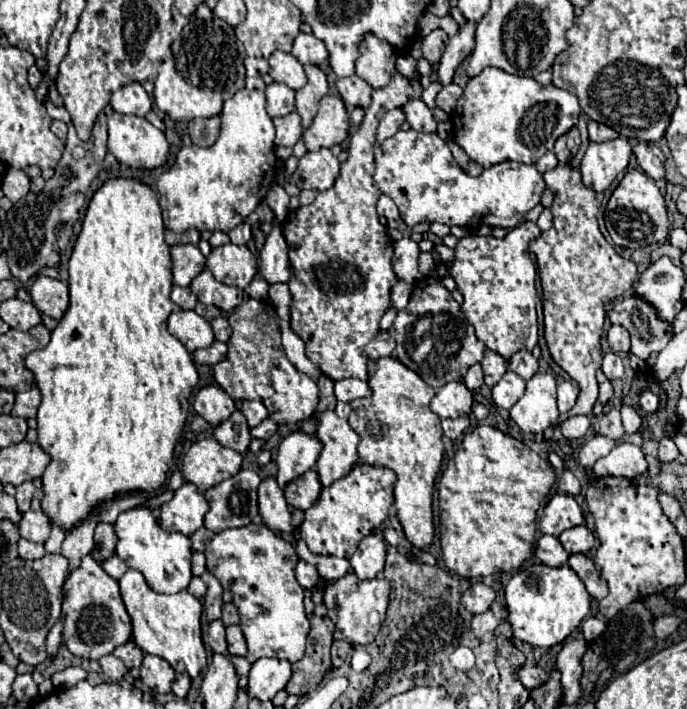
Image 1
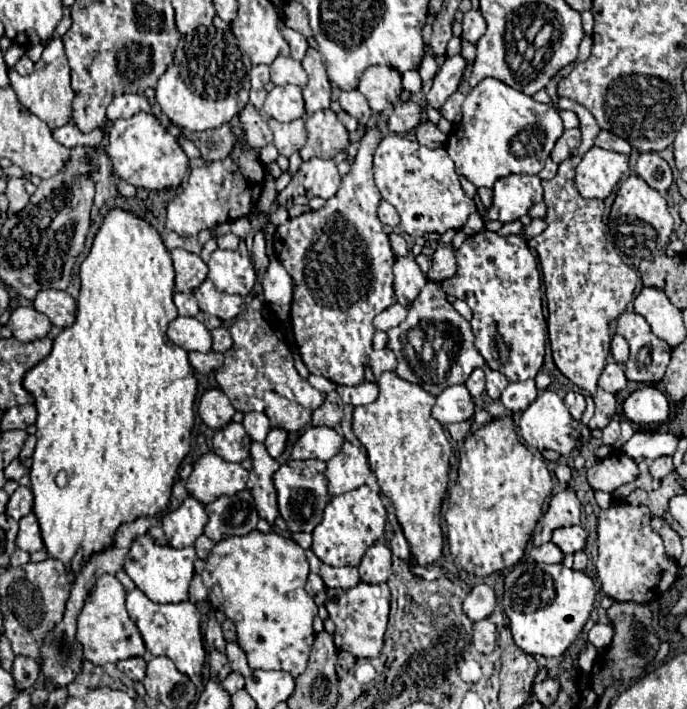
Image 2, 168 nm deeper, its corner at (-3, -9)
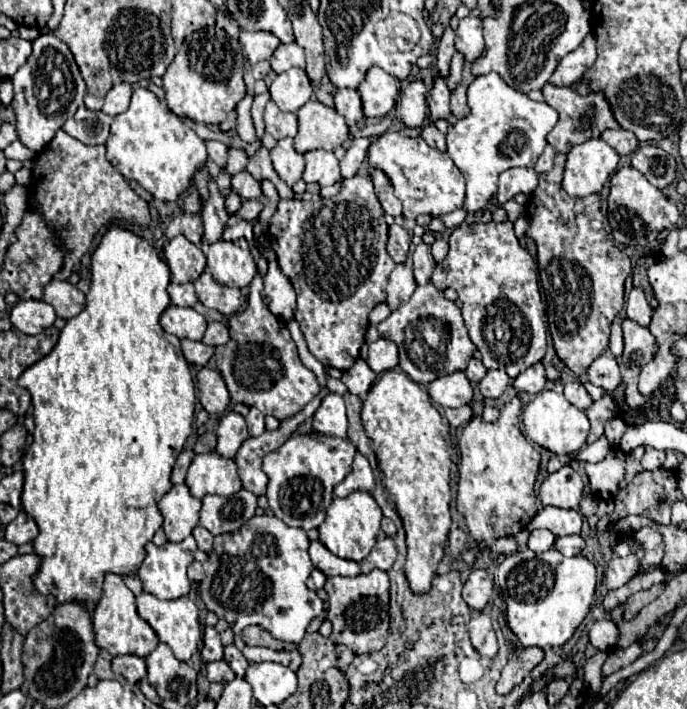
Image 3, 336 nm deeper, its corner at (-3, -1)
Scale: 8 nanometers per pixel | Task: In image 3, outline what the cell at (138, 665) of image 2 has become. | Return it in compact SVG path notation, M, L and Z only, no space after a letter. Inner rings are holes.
M119 655L113 659L113 673L125 677L127 683L135 685L147 677L145 659L137 657L137 655Z

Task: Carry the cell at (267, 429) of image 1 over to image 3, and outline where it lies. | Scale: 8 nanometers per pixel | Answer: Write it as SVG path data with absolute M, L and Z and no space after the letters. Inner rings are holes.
M309 403L295 417L283 419L275 431L265 431L259 437L249 437L243 441L235 455L235 463L239 479L247 491L253 491L255 495L265 493L267 475L261 469L261 459L273 449L281 447L305 419L309 419Z

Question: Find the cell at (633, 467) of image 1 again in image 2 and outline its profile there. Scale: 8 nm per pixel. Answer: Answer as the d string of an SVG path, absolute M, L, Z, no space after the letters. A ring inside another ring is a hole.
M613 451L609 457L597 461L591 469L587 469L587 481L593 489L601 489L613 493L625 483L635 481L639 475L639 467L633 459L629 459L623 451Z

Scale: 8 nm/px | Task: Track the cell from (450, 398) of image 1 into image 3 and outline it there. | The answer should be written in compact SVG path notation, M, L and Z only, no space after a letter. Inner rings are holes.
M455 371L443 377L437 377L427 387L431 401L441 407L461 407L471 403L473 389L463 371Z

